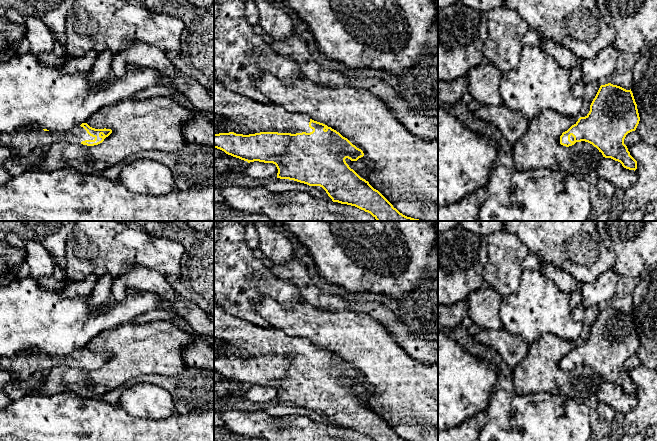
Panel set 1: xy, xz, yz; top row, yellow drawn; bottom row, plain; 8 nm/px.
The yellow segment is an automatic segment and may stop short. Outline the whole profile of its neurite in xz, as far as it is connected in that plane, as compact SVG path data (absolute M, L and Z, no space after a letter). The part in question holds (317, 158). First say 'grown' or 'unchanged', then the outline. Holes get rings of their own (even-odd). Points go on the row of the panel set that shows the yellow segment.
grown; M215 80L214 114L228 119L235 125L233 132L214 134L214 148L248 163L254 161L273 163L278 169L277 178L294 180L309 186L320 186L333 202L355 206L370 213L377 221L422 221L400 213L378 190L349 167L345 161L346 158L357 161L364 156L364 153L331 127L314 121L308 116L289 113L280 105L262 104L252 98L234 93L225 88L220 81Z

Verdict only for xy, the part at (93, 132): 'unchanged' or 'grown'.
grown

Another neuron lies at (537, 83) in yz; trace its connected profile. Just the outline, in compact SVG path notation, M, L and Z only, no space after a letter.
M523 46L518 64L513 69L502 72L499 93L503 104L520 112L528 121L547 109L567 117L581 117L583 100L572 94L570 71L562 68L544 49L536 46Z

